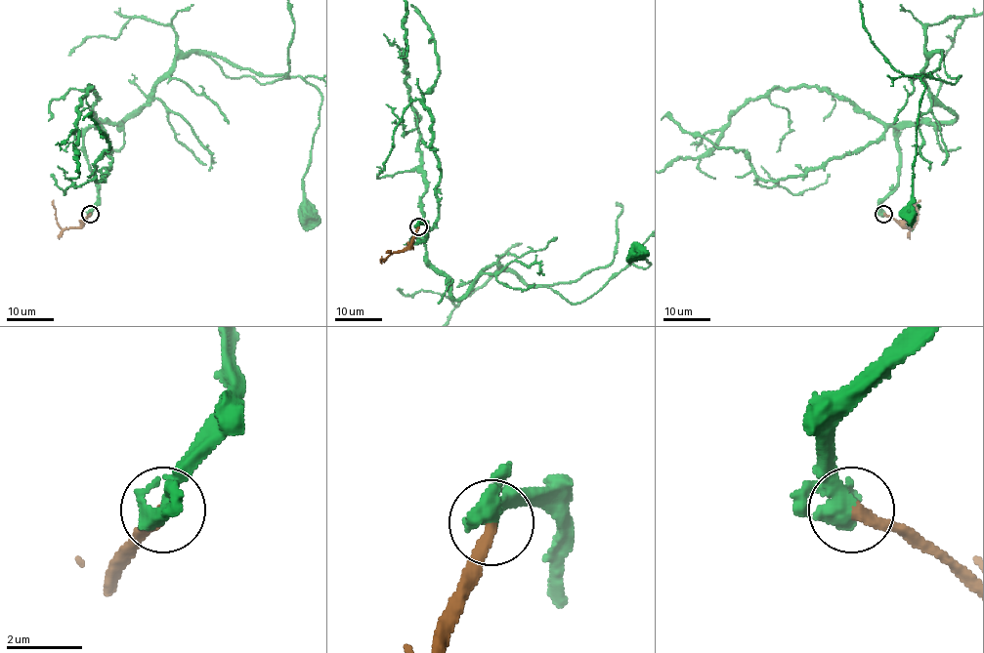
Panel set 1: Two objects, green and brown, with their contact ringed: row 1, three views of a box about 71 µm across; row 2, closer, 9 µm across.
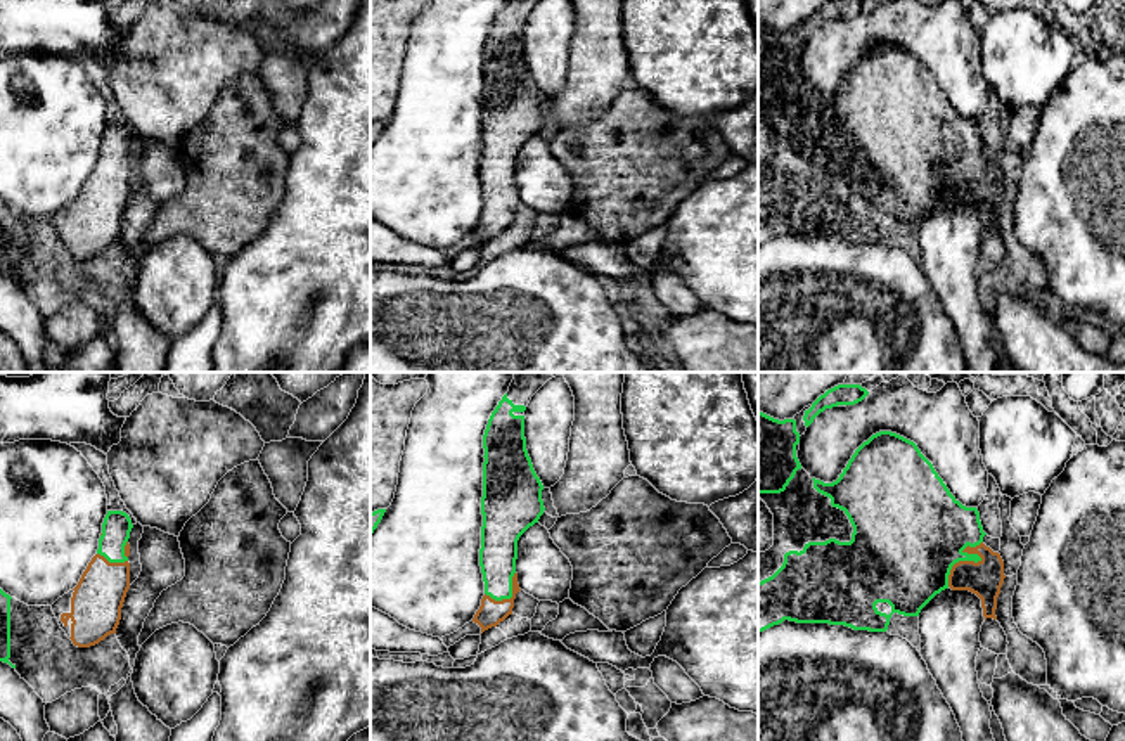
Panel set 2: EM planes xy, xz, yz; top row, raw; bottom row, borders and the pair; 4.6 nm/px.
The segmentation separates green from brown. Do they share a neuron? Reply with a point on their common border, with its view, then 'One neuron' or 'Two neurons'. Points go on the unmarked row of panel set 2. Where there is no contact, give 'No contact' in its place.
Touches green at yz (973, 172). One neuron

